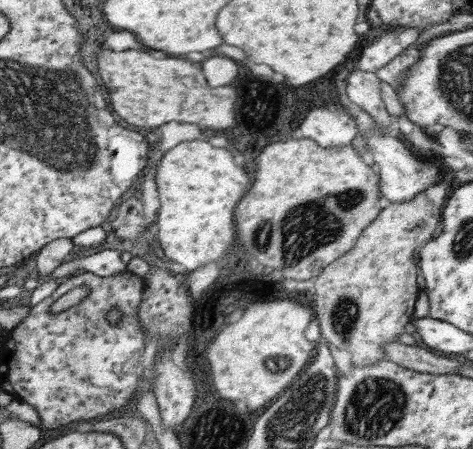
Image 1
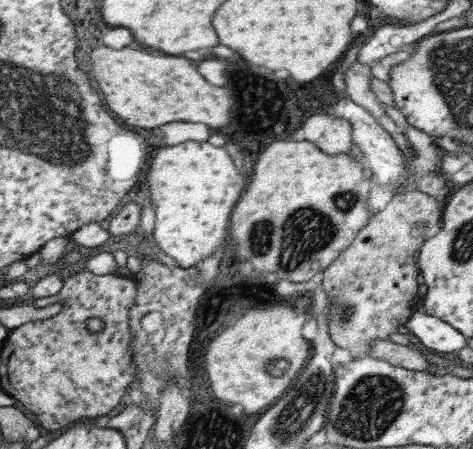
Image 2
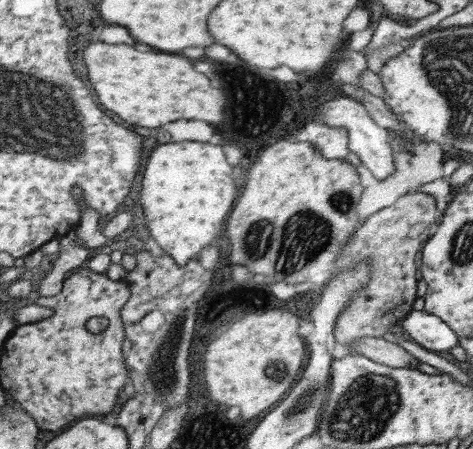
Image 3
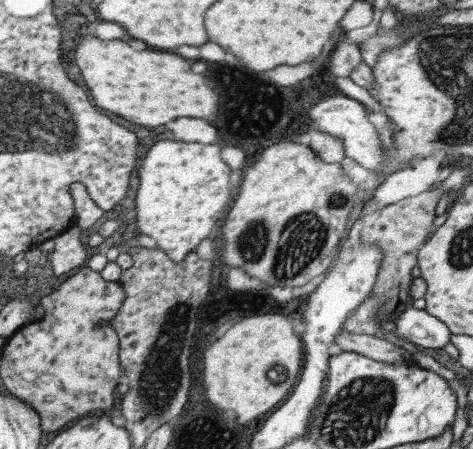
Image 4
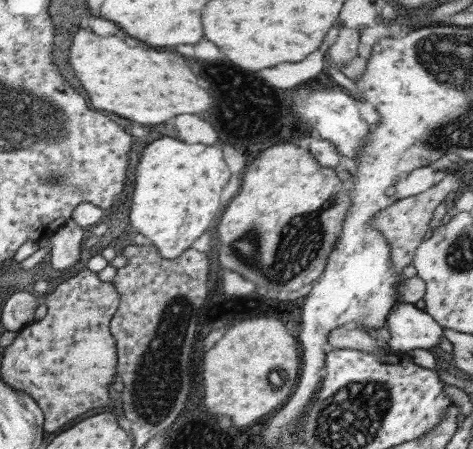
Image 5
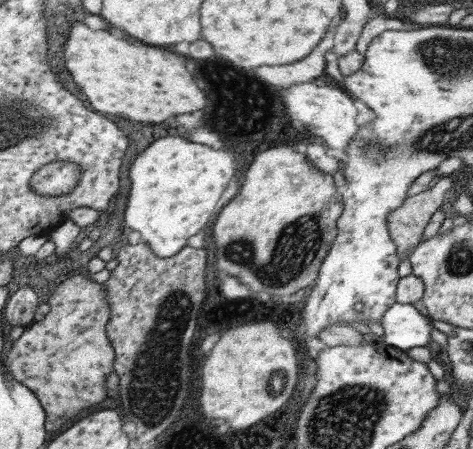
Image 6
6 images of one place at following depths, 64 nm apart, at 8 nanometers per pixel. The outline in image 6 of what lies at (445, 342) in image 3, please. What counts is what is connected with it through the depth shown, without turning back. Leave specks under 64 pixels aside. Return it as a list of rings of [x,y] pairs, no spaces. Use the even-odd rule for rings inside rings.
[[[395,302],[381,316],[385,346],[407,352],[411,348],[425,348],[433,328],[431,318],[421,316],[411,304]]]

